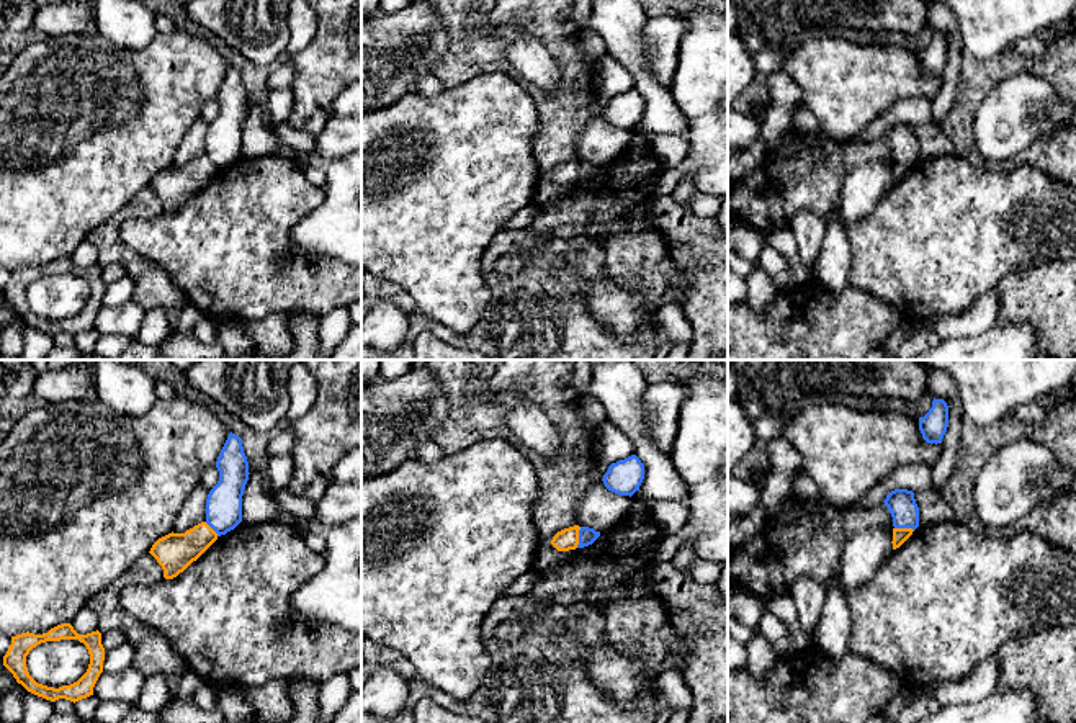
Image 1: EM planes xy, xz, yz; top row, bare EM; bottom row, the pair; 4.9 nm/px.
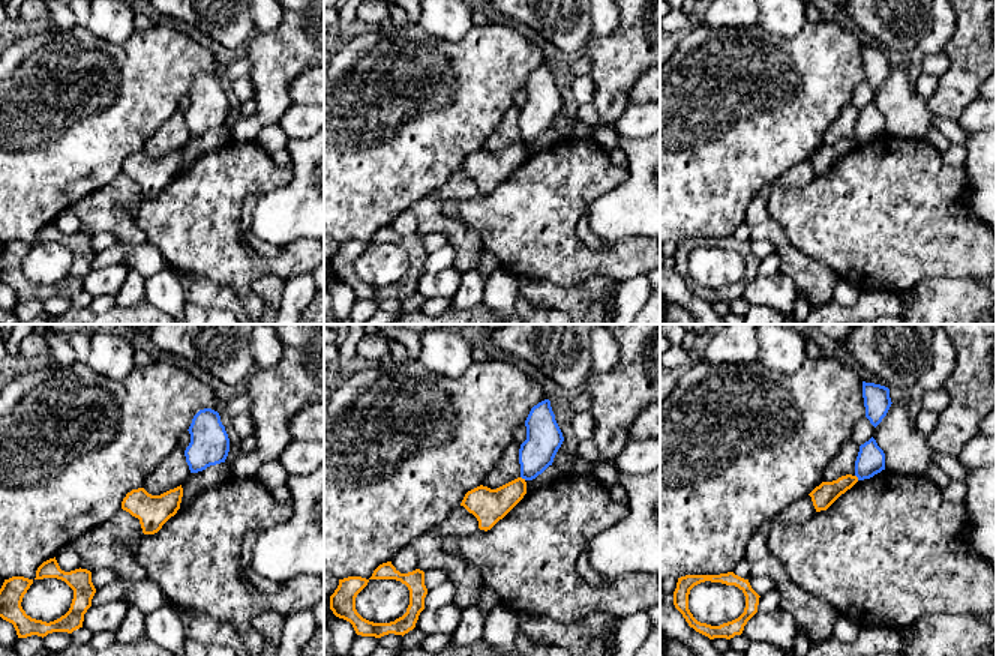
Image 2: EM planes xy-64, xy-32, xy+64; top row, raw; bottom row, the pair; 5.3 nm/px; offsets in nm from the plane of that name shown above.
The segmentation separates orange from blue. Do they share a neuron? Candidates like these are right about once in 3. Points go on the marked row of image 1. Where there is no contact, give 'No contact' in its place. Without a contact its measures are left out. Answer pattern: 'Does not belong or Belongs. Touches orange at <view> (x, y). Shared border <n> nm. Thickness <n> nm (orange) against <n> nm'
Does not belong. Touches orange at xz (578, 537). Shared border 110 nm. Thickness 110 nm (orange) against 80 nm

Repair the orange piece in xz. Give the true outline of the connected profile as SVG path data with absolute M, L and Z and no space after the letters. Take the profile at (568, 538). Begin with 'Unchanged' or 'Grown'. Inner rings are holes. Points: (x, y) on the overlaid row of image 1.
Unchanged. M579 525L564 528L561 532L558 532L553 540L551 545L558 550L558 551L569 551L569 550L576 550L579 545Z

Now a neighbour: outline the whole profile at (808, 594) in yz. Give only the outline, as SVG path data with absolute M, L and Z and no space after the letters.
M798 577L791 586L791 599L801 628L811 635L821 620L826 602L826 586L813 577Z

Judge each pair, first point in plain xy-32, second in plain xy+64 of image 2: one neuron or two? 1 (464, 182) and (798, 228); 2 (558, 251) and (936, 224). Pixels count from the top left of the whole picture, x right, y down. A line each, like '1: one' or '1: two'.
1: two
2: one

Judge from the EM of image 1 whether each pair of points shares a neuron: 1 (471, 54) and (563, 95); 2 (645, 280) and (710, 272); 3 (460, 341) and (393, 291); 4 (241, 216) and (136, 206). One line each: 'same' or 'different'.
1: same
2: different
3: same
4: different

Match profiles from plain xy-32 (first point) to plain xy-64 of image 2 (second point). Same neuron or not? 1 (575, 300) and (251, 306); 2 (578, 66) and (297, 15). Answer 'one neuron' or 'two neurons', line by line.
1: two neurons
2: two neurons

